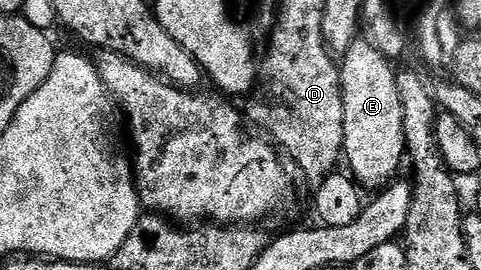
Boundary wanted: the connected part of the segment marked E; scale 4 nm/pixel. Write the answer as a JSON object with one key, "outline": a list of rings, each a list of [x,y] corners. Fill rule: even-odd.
{"outline":[[[358,37],[350,49],[343,54],[341,68],[341,87],[343,89],[343,135],[345,162],[351,174],[363,188],[374,189],[386,187],[401,163],[403,165],[407,147],[405,145],[404,114],[402,113],[401,98],[398,94],[397,70],[393,62],[377,49],[367,38]]]}

